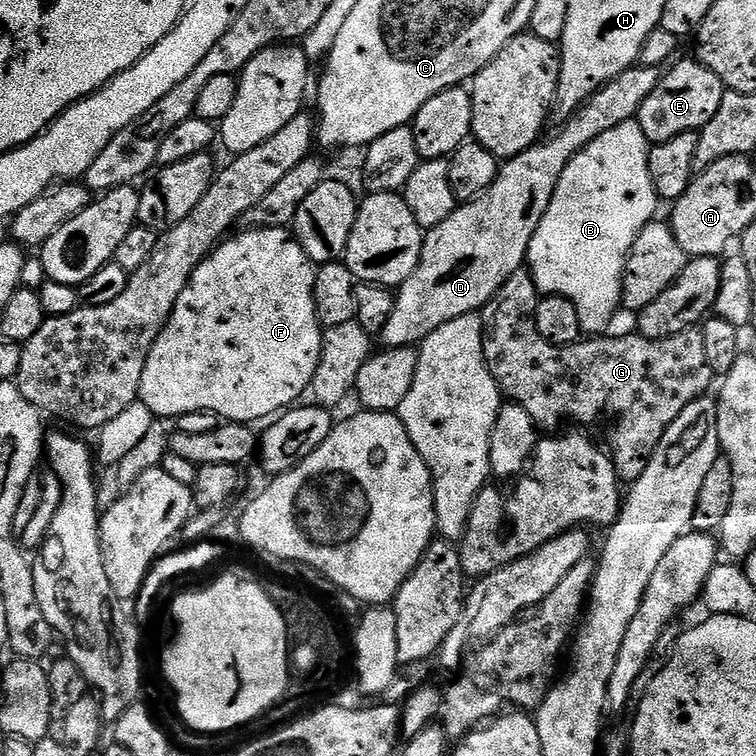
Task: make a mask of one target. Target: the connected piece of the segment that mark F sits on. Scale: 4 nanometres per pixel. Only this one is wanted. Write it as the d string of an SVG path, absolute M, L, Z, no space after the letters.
M250 228L241 233L241 236L233 235L231 238L225 239L196 267L192 281L186 286L186 290L182 290L182 294L170 314L168 325L160 331L160 336L154 342L150 354L146 358L146 370L142 370L138 400L152 412L153 417L177 418L191 412L211 412L224 422L251 425L252 420L265 419L264 421L267 421L293 407L299 401L296 399L303 392L305 395L312 387L312 379L318 370L322 342L324 341L322 325L316 316L316 299L314 298L317 269L288 228Z

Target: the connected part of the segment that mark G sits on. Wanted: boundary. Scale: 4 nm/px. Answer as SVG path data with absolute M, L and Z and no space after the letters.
M522 267L510 274L498 294L494 294L491 302L479 313L479 318L484 323L484 361L500 388L501 397L522 406L522 410L530 414L540 430L559 429L556 427L566 416L572 418L576 423L573 425L576 426L600 424L603 420L612 424L607 447L610 449L617 477L624 482L635 482L642 470L646 470L648 461L656 453L660 439L666 434L674 418L678 418L678 414L682 414L686 406L705 395L712 380L714 381L714 373L706 362L706 350L702 347L700 328L687 328L682 334L665 340L651 340L639 334L608 334L603 338L581 339L575 346L557 346L538 334L534 319L534 301L537 296L538 289L532 280L531 271Z

